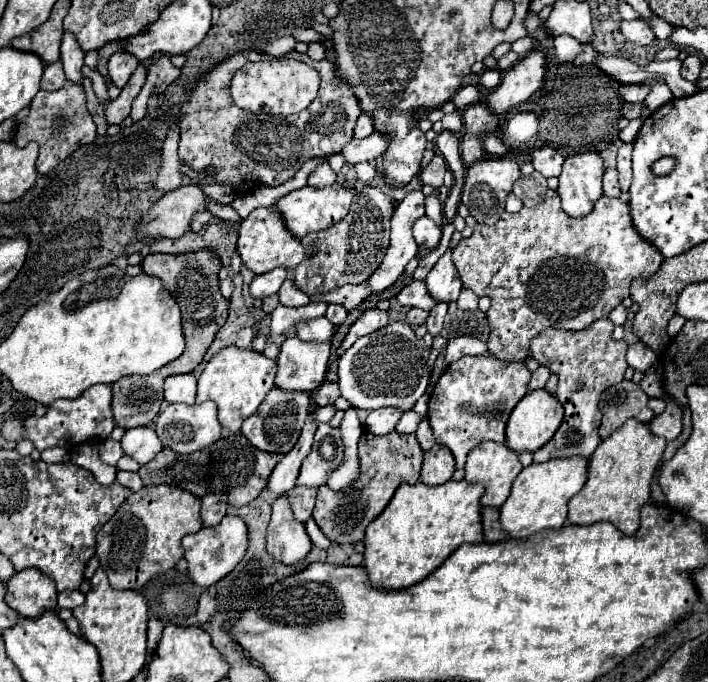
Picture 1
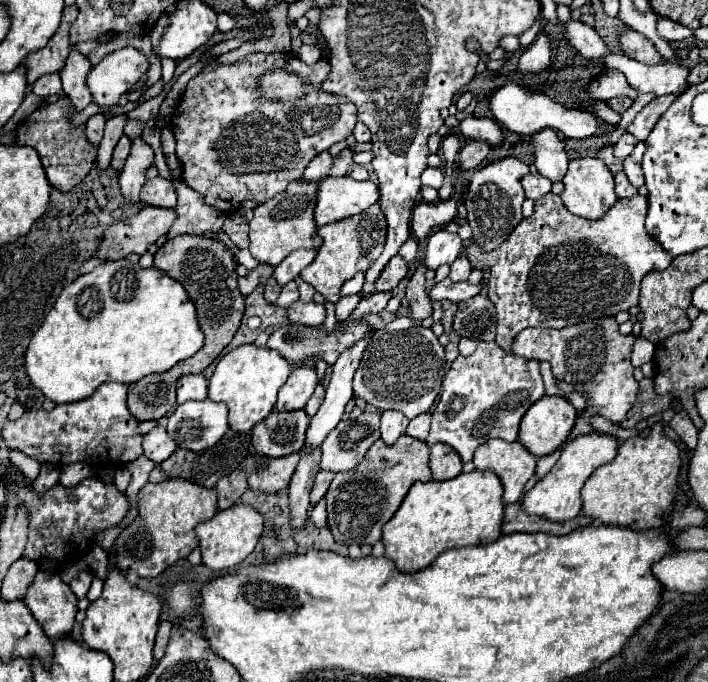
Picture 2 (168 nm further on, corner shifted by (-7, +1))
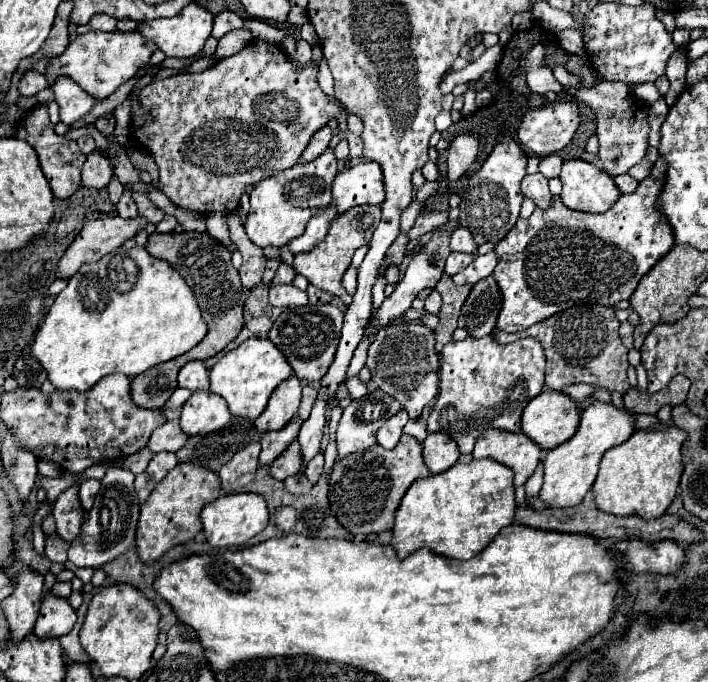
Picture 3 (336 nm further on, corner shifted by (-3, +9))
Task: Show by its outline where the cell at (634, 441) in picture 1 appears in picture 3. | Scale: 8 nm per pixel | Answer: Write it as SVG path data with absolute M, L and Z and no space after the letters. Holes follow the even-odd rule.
M658 425L658 429L634 431L628 441L608 449L600 461L600 471L592 485L596 507L620 517L638 515L644 519L656 519L664 515L676 497L682 475L682 441L684 431L674 425Z

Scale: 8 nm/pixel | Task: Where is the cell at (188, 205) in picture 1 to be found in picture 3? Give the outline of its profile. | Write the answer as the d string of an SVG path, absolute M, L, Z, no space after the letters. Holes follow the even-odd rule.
M142 215L134 219L106 217L88 221L80 235L74 239L72 247L68 247L68 251L60 259L58 277L72 277L82 263L96 261L106 253L112 253L114 249L122 247L128 239L134 239L148 225L150 221Z

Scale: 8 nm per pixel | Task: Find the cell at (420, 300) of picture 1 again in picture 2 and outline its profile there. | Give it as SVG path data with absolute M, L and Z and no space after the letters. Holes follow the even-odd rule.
M444 279L442 283L436 283L432 289L430 289L430 299L432 301L454 301L454 303L460 303L460 301L466 301L474 295L478 295L484 287L484 281L472 285L470 281L460 281L460 283L454 283L450 279Z

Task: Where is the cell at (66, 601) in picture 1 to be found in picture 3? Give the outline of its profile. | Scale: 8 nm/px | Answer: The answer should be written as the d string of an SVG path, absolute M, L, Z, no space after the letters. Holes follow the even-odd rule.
M110 465L106 469L106 475L102 477L102 489L94 499L94 507L88 513L88 521L82 525L78 537L70 543L68 561L74 563L76 567L96 569L124 555L126 549L134 543L138 513L140 513L140 503L134 493L134 475L122 467ZM100 517L106 517L108 521L104 523Z

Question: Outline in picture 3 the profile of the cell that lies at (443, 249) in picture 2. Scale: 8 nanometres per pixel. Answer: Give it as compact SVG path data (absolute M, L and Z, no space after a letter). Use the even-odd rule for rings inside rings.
M464 227L454 229L450 235L450 249L452 251L464 251L464 253L476 253L476 245L474 245L470 231L466 231Z

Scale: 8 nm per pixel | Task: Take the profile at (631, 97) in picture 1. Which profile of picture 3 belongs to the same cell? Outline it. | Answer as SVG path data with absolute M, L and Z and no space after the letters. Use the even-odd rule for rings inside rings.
M556 67L554 69L554 77L562 83L562 85L572 85L572 87L578 87L582 83L582 79L574 73L570 73L566 67Z

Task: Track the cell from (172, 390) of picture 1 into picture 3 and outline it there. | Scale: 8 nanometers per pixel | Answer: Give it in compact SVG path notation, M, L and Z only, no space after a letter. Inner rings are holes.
M204 361L186 363L178 373L178 387L184 387L190 391L208 389L208 369L204 367Z

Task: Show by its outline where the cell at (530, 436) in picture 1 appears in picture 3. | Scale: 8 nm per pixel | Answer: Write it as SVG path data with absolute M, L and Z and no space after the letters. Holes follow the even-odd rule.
M546 389L524 409L522 433L550 451L576 433L578 421L580 413L576 403L562 391Z

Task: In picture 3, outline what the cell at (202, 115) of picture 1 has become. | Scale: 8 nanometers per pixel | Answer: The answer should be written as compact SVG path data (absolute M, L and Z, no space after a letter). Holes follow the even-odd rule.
M252 39L240 53L236 53L232 57L226 57L226 59L220 59L214 67L210 67L202 73L180 73L180 75L172 75L172 77L166 77L166 79L160 79L160 81L154 81L154 83L142 87L132 99L130 135L136 137L150 151L152 159L156 161L156 165L160 169L160 189L170 197L170 201L174 205L188 207L192 211L206 213L206 215L212 213L212 211L220 211L220 213L228 215L238 207L238 201L240 201L242 193L250 193L258 181L296 165L302 151L308 147L310 139L316 135L316 131L326 127L332 119L338 119L340 109L342 109L342 103L332 101L320 89L320 85L318 85L318 65L316 63L308 63L302 69L296 69L296 65L286 57L282 45L276 47L276 45L270 45L262 39Z

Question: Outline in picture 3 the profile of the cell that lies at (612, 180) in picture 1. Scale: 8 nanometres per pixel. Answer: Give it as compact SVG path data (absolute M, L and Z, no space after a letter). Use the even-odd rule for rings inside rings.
M628 173L616 175L616 177L614 177L614 183L618 185L618 189L620 189L622 193L632 193L632 191L636 191L636 187L638 187L638 181L632 179Z

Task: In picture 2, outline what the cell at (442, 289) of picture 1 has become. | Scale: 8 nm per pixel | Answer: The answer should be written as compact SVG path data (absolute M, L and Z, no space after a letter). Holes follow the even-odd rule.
M460 255L454 263L452 263L452 271L450 271L450 279L452 281L466 281L470 277L472 265L468 263L466 255Z

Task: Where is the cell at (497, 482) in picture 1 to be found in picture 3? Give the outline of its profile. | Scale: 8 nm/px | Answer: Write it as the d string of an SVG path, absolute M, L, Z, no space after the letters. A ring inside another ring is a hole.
M488 429L478 437L472 455L474 459L490 457L494 461L500 461L514 471L514 487L520 487L534 473L542 457L542 449L524 433Z

